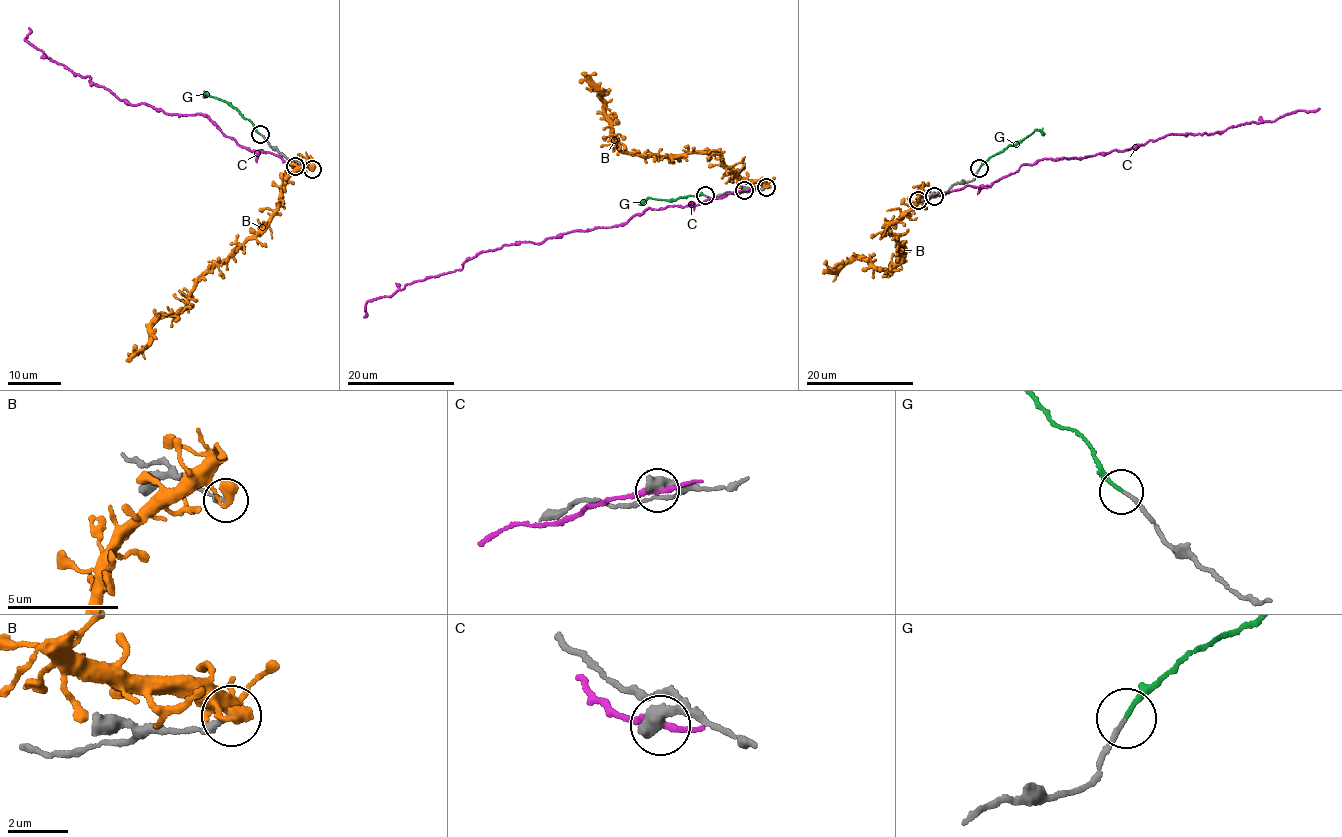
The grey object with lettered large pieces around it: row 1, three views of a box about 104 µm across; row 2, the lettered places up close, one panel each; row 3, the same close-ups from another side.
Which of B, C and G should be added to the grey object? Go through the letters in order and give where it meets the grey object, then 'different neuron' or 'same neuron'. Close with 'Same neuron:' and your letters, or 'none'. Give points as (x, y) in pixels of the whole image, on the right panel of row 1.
B: meets grey at (918, 200); different neuron
C: meets grey at (934, 196); different neuron
G: meets grey at (979, 168); same neuron
Same neuron: G

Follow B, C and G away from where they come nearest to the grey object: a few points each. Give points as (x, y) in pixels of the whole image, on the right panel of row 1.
B: (917, 199), (897, 220), (886, 223), (905, 252), (902, 260), (886, 269), (854, 258), (824, 273)
C: (934, 196), (990, 185), (1021, 165), (1124, 151), (1173, 133), (1222, 131), (1319, 107)
G: (979, 169), (990, 156), (1036, 130), (1044, 135)

